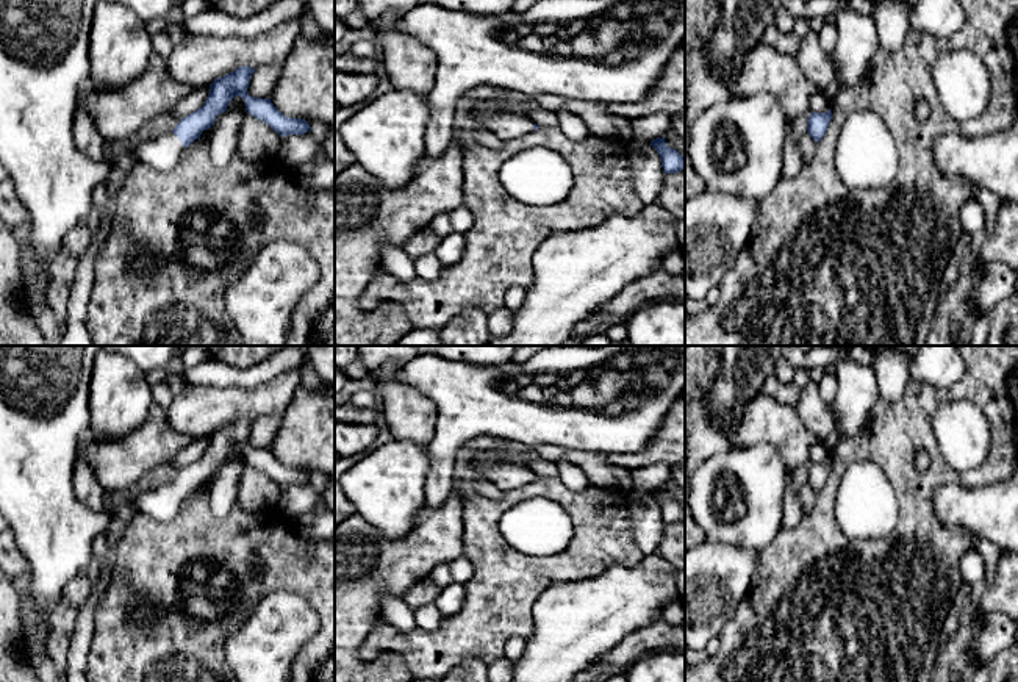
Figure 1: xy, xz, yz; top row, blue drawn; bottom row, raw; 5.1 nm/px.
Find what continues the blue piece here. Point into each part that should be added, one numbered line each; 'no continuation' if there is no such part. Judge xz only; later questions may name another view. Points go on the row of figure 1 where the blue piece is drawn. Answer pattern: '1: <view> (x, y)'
1: xz (505, 124)

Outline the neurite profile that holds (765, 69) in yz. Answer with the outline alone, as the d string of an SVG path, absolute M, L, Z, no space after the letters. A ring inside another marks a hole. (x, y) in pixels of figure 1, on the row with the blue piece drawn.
M762 42L746 55L741 74L729 89L732 97L738 99L749 99L760 92L771 94L790 124L810 113L810 95L818 91L802 74L796 56L780 53Z

